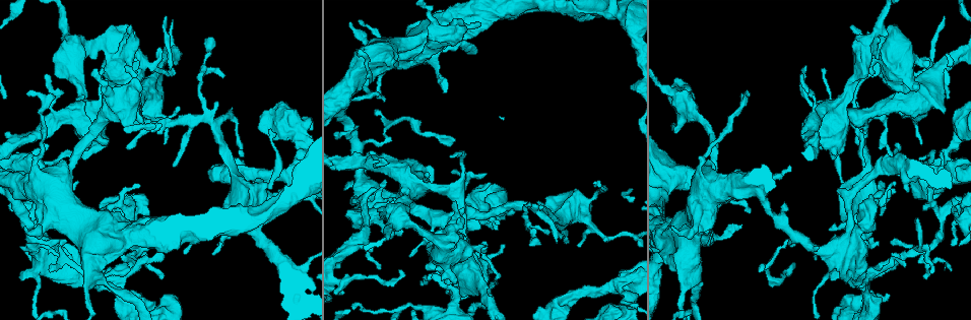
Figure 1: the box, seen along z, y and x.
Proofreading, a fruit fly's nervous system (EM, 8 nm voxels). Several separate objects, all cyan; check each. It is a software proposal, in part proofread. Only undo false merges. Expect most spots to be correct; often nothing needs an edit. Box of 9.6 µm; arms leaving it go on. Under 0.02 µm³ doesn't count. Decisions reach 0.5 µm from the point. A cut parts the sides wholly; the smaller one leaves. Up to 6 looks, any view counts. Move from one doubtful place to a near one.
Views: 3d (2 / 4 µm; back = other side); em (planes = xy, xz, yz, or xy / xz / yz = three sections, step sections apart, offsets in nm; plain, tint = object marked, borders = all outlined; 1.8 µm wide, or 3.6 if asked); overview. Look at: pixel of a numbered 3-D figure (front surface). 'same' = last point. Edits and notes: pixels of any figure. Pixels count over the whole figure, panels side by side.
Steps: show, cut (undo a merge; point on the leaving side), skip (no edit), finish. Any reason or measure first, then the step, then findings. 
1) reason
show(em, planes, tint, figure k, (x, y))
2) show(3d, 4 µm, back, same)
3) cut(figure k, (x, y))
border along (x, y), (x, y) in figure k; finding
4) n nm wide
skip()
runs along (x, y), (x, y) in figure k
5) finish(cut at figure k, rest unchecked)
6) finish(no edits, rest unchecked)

sudden change in width
show(3d, 4 µm, figure 1, (906, 96))

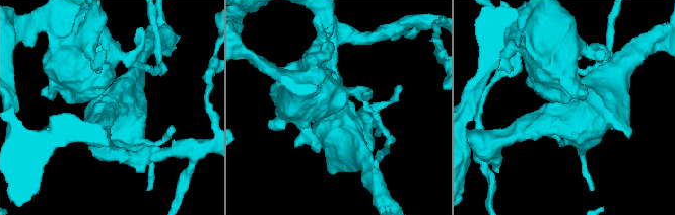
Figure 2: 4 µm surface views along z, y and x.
need the tissue
show(em, planes, tint, figure 2, (564, 106))

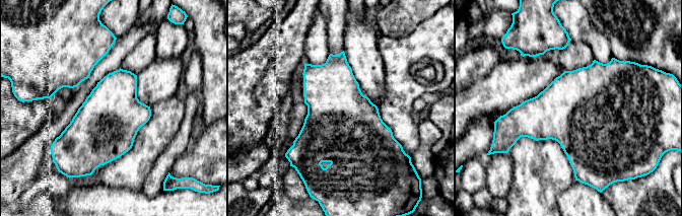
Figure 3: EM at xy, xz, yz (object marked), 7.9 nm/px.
skip()
one neuron here

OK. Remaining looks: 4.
four or more arms meet
show(3d, 2 µm, figure 1, (206, 116))

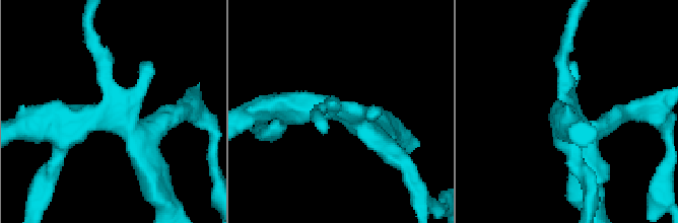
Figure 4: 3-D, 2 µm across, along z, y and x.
shape alone is not enough
show(em, planes, plain, figure 4, (336, 108))

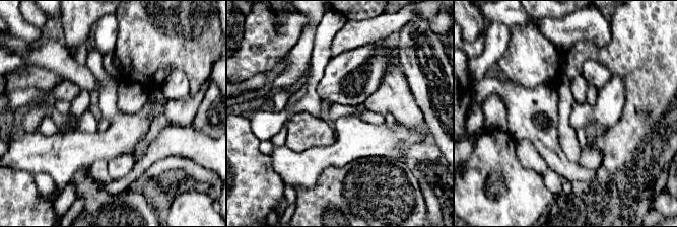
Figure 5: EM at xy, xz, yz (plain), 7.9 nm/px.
what lies round it
show(em, planes, borders, same)

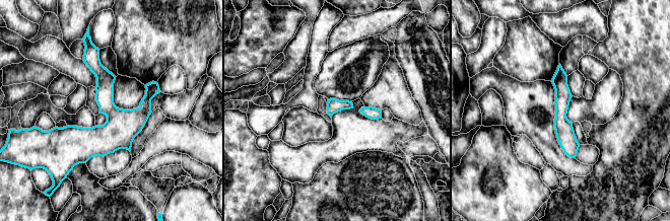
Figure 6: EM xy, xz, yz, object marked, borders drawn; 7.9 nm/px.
120 nm wide
skip()
runs along (94, 50), (110, 127), (78, 160) in figure 6; one neuron here

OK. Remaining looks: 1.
show(em, planes, tint, figure 1, (912, 251))

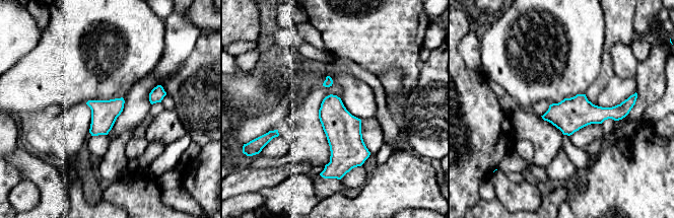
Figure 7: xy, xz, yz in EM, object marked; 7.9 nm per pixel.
200 nm wide
skip()
continuous, no second neuron

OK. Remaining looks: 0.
finish(no edits, rest unchecked)

